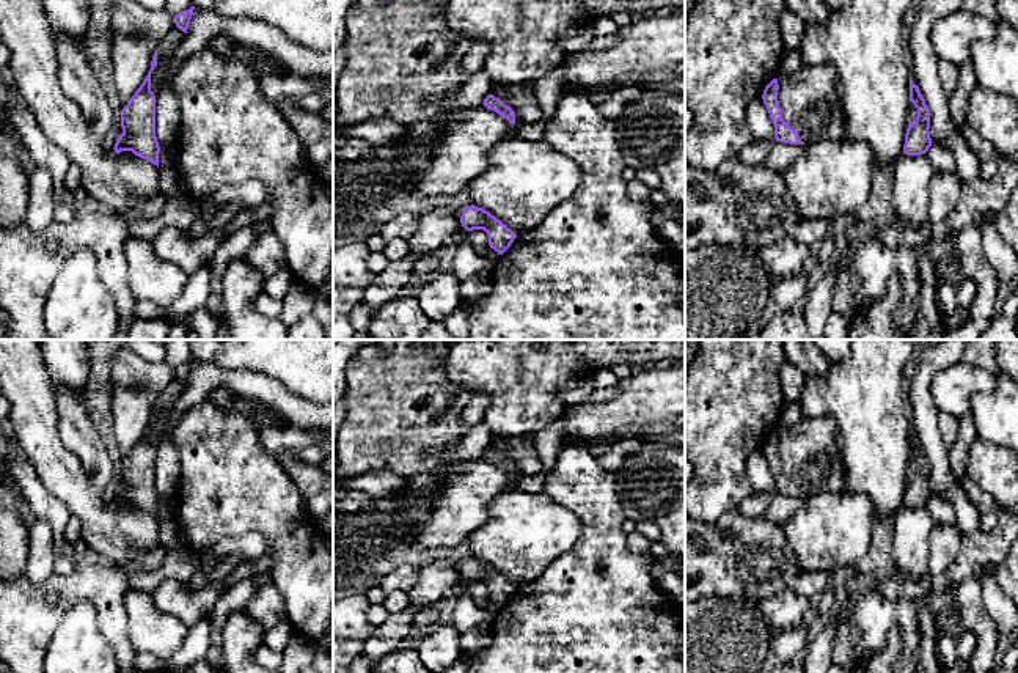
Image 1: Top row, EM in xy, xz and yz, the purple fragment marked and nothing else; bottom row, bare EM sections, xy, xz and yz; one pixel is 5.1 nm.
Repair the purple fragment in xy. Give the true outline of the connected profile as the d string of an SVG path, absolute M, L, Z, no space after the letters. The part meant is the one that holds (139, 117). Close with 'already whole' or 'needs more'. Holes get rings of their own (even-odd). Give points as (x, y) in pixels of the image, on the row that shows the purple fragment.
M157 50L152 55L151 69L149 69L146 79L143 80L140 88L135 91L135 94L130 97L127 105L121 110L123 134L116 140L113 149L115 149L116 154L119 154L121 151L132 151L135 156L138 156L141 159L146 159L146 160L149 160L149 162L152 162L154 165L159 167L160 146L159 146L159 142L157 142L157 137L156 137L156 96L151 91L151 72L154 71L156 66L157 66Z | already whole

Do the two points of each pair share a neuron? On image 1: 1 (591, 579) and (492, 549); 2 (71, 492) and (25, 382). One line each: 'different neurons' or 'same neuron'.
1: different neurons
2: same neuron

